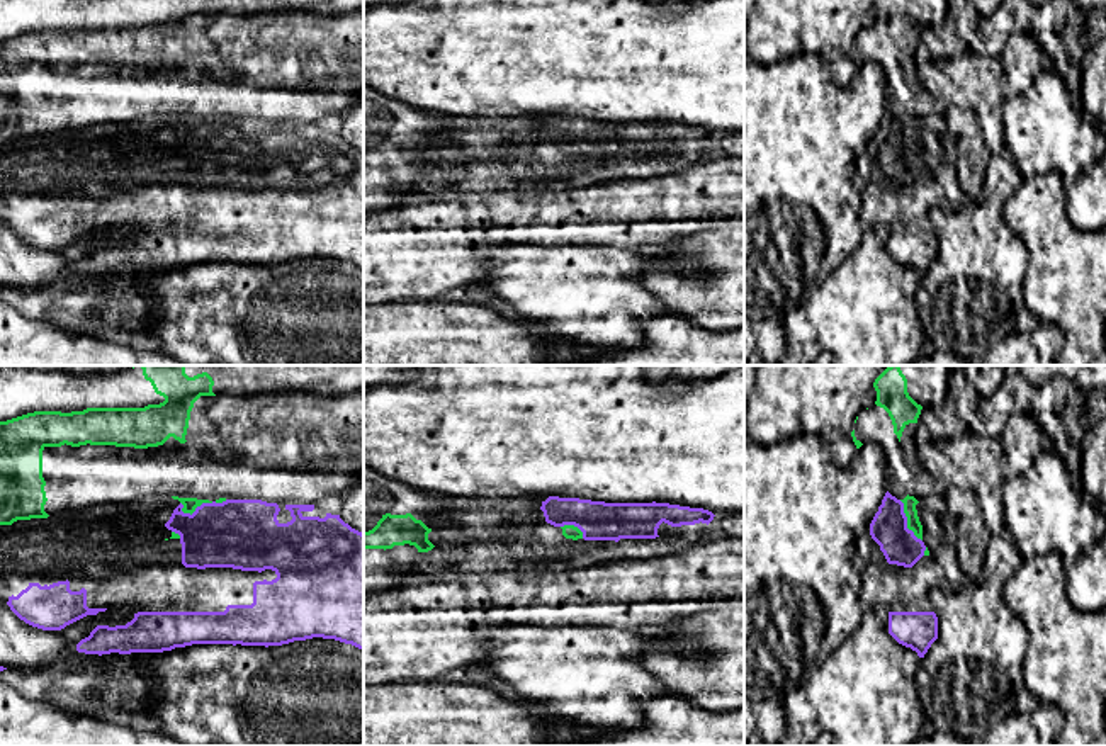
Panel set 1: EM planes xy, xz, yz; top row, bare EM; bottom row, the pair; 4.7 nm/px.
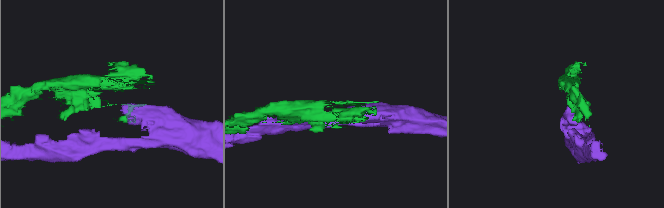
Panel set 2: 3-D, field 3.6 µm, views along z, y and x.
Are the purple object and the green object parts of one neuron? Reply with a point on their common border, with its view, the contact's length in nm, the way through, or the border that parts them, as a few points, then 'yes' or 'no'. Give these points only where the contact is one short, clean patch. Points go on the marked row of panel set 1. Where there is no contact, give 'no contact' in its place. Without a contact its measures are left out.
xy (203, 503) | 220 nm | along xy (226, 500), (203, 502), (191, 514), (180, 510) | no

